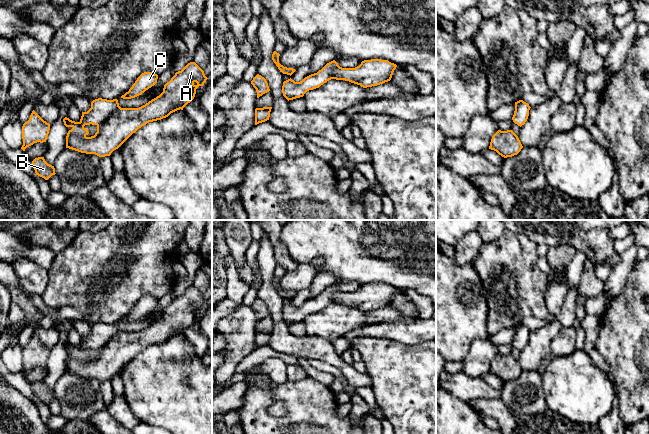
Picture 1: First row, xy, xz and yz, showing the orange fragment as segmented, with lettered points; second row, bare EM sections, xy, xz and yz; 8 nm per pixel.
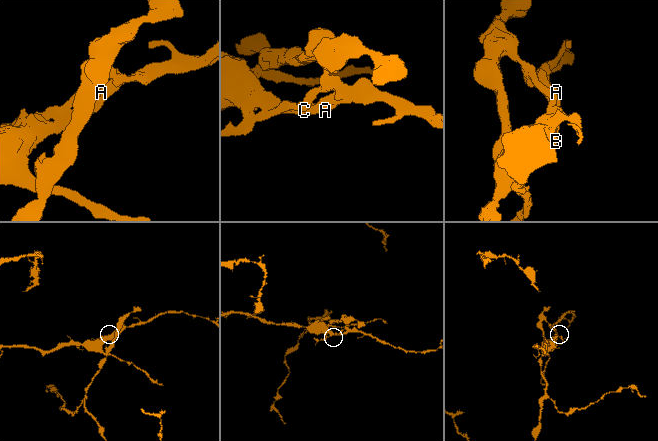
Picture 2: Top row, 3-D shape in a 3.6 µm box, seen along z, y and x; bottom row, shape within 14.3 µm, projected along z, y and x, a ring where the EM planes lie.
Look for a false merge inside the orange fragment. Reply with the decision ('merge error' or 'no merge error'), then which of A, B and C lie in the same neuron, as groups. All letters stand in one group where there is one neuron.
no merge error; groups A B C

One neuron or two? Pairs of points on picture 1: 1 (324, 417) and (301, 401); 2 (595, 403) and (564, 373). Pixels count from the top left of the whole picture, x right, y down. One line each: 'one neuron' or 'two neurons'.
1: one neuron
2: one neuron

